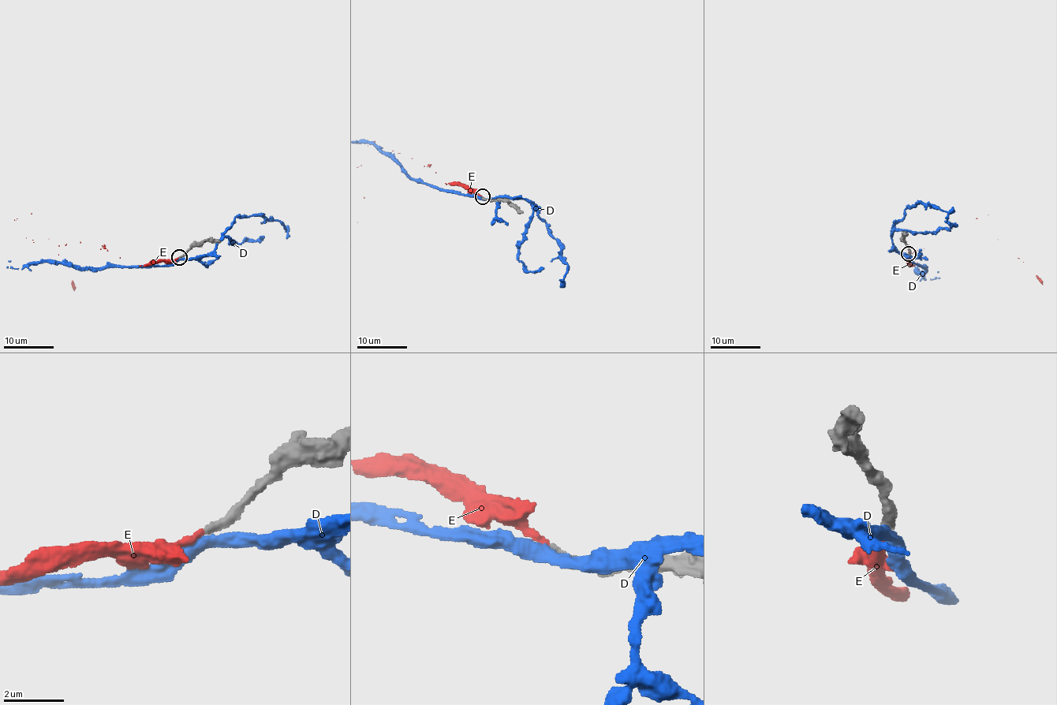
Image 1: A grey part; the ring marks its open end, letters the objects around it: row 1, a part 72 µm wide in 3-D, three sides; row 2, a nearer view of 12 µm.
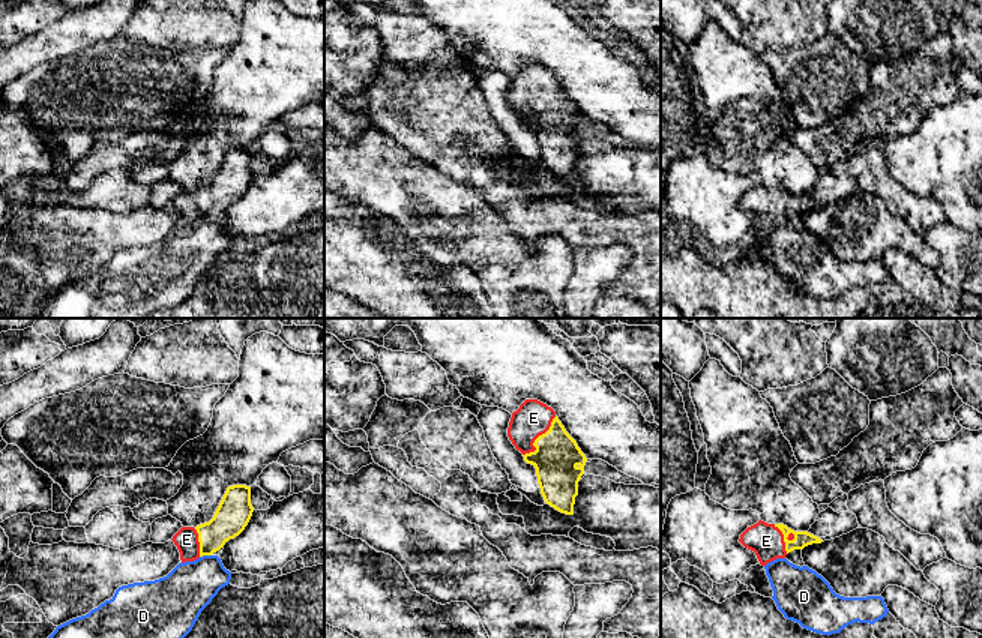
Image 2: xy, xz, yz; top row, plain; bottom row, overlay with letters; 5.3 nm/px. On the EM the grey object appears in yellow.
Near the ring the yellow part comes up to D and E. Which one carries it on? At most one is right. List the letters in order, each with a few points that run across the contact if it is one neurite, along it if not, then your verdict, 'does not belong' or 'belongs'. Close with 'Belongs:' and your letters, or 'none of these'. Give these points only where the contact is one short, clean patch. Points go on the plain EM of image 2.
D: line xy (210, 218), (200, 221); does not belong
E: line yz (802, 203), (784, 203), (766, 204); belongs
Belongs: E

